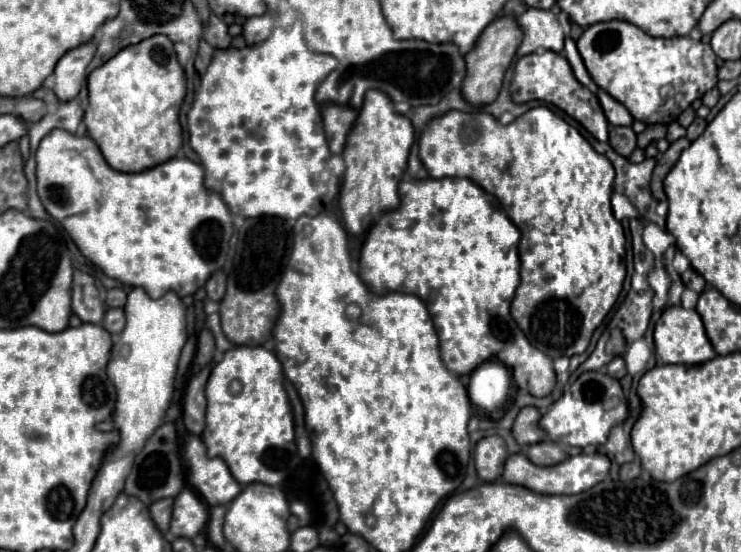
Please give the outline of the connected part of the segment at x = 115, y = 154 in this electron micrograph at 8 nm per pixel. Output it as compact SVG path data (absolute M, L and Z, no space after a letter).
M153 35L137 45L123 47L105 65L89 73L89 107L85 111L85 125L89 137L99 143L99 149L107 163L117 171L143 171L155 163L163 163L179 151L183 145L183 129L179 111L185 99L187 79L183 67L177 63L173 43L165 35Z

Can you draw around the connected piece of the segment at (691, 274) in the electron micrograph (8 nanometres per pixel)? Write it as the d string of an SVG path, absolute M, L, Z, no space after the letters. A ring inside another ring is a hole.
M689 267L685 273L681 273L681 281L683 281L685 287L689 287L689 289L693 289L697 293L701 293L705 289L705 279L693 267Z

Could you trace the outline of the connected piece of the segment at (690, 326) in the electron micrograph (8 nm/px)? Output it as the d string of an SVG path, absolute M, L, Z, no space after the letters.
M681 305L677 307L667 307L659 321L655 323L655 355L661 359L661 363L681 363L681 365L699 365L705 363L707 359L715 357L715 351L705 335L703 321L695 311L683 309Z

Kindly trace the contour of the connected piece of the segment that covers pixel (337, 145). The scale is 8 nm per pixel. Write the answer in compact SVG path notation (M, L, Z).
M327 103L327 105L321 105L321 115L323 115L323 125L325 125L329 149L331 149L331 153L341 155L347 133L351 129L353 121L357 119L357 111L351 107Z

